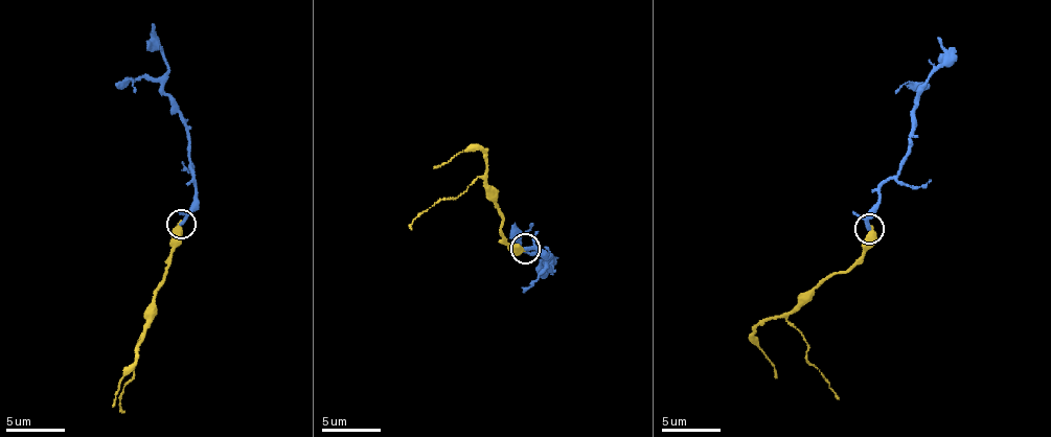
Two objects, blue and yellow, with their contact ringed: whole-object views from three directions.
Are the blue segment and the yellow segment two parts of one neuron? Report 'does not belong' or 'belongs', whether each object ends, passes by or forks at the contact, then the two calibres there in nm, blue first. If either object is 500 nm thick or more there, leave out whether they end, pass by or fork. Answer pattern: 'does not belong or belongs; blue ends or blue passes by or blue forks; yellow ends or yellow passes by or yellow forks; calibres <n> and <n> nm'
does not belong; blue passes by; yellow ends; calibres 150 and 440 nm

